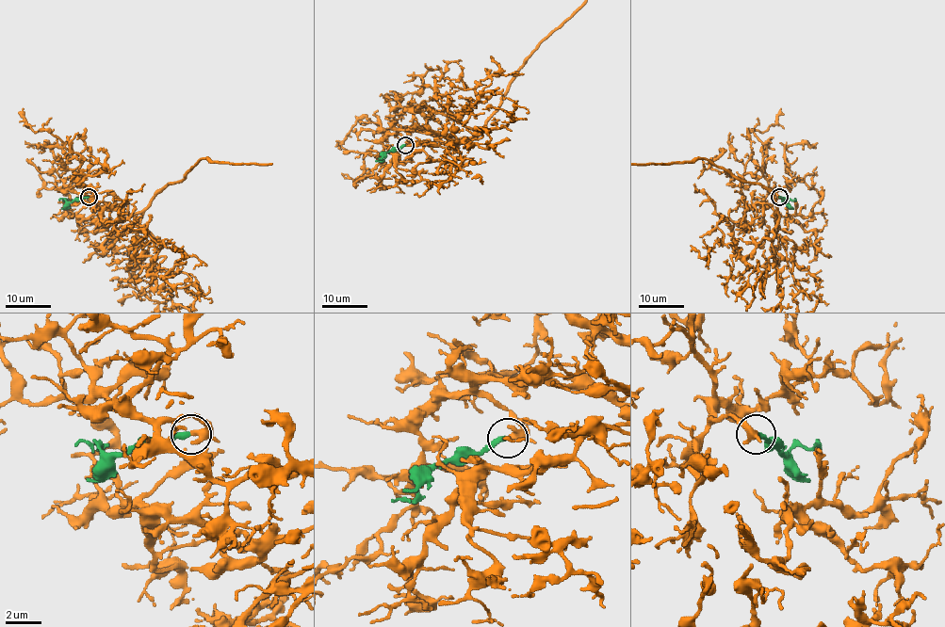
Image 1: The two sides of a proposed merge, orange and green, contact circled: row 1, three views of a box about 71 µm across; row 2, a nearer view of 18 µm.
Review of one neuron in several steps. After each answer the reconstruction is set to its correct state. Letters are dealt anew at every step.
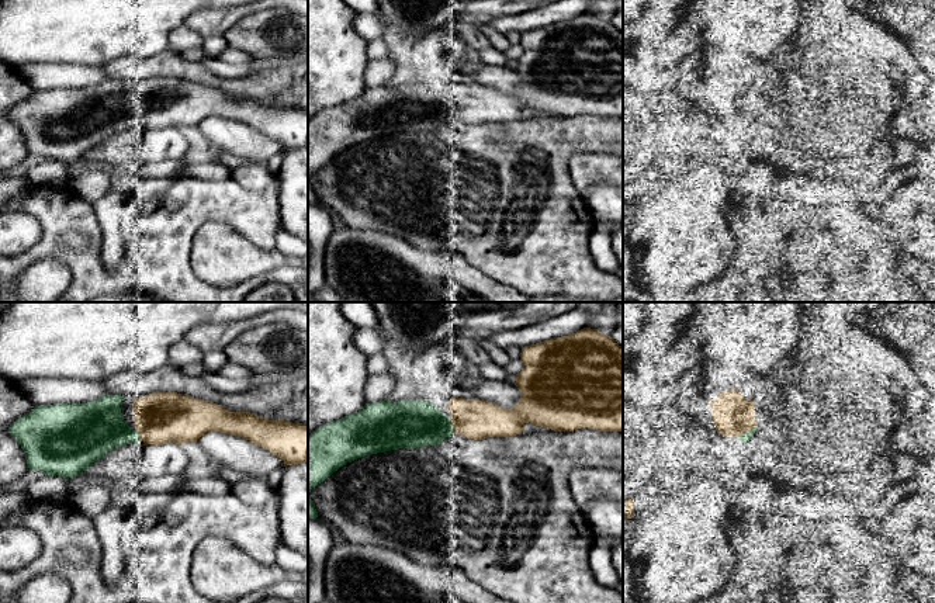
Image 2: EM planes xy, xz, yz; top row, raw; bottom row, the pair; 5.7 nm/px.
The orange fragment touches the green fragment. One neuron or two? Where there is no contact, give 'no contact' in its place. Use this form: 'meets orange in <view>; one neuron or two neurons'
meets orange in yz; one neuron

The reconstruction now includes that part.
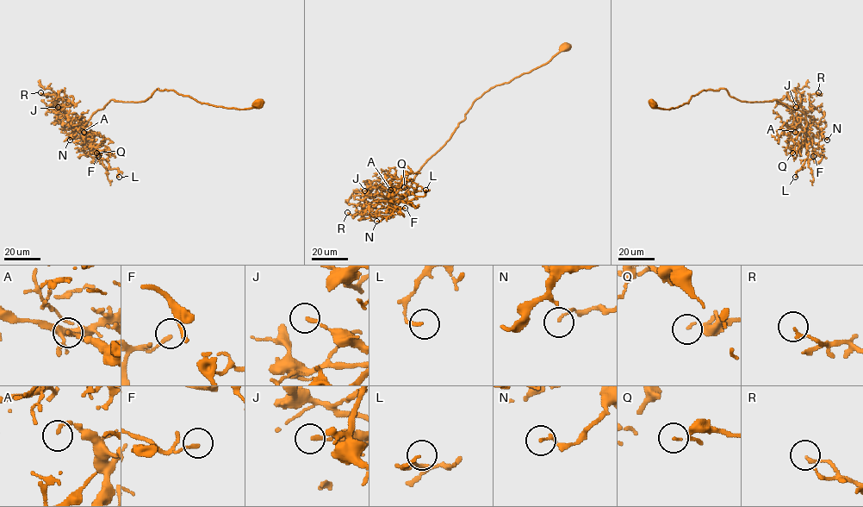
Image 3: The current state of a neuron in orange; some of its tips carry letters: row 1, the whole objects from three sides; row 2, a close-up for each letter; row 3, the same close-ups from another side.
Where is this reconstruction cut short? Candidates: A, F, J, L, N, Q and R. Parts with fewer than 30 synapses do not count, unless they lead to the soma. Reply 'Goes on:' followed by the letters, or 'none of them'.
Goes on: none of them

